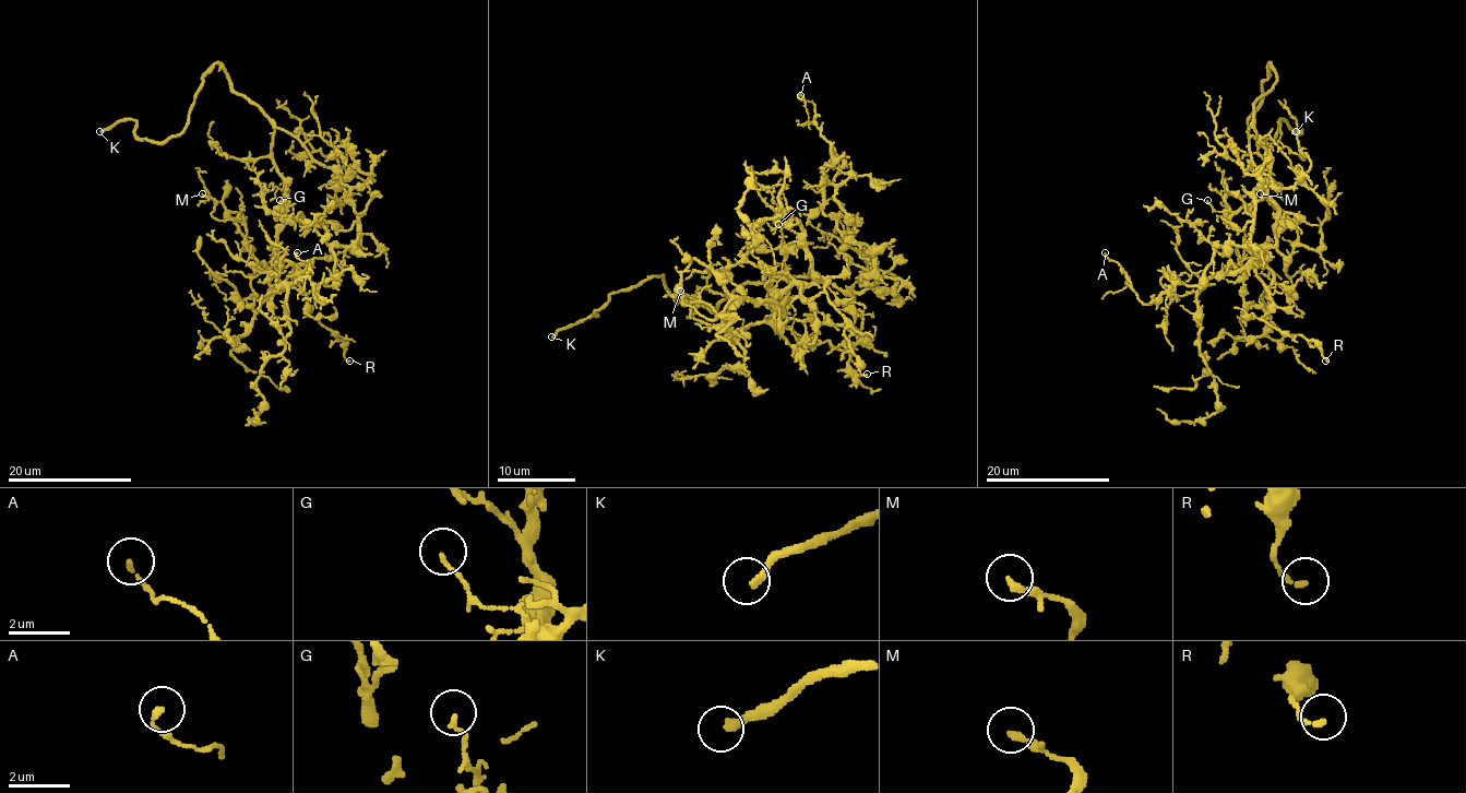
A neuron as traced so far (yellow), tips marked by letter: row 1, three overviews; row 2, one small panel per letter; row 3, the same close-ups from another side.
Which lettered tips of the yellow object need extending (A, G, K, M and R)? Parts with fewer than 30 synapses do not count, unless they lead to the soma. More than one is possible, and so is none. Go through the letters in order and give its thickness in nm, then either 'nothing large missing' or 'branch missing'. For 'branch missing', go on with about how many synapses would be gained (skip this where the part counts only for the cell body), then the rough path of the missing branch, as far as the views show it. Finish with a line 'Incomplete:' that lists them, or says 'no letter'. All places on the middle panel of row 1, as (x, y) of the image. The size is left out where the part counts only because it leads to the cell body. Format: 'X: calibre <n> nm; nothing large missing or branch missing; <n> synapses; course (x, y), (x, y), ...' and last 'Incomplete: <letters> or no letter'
A: calibre 140 nm; nothing large missing
G: calibre 120 nm; nothing large missing
K: calibre 240 nm; branch missing
M: calibre 220 nm; nothing large missing
R: calibre 160 nm; nothing large missing
Incomplete: K

